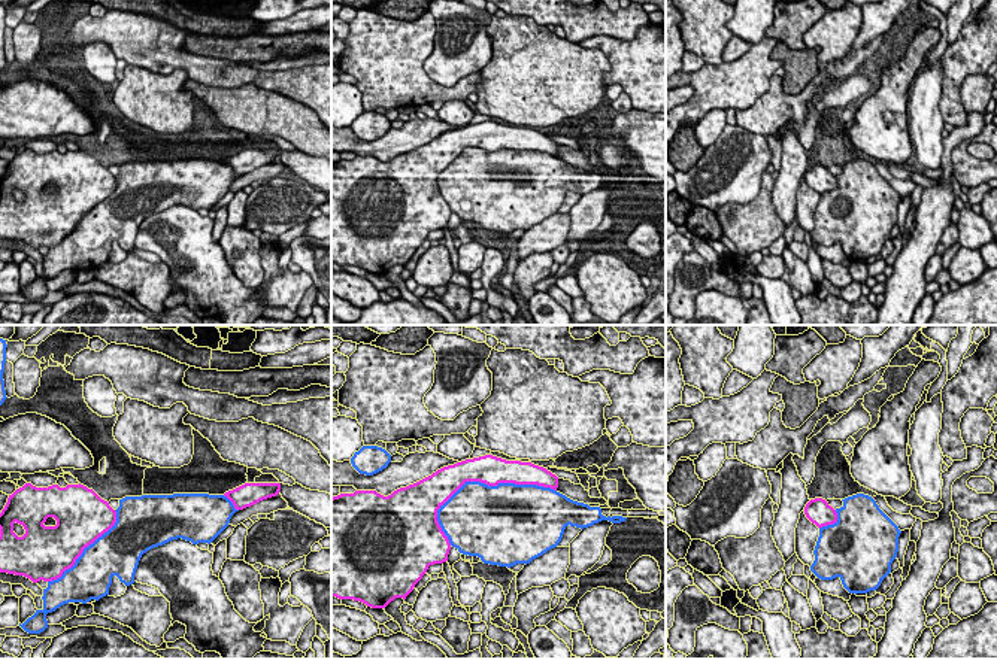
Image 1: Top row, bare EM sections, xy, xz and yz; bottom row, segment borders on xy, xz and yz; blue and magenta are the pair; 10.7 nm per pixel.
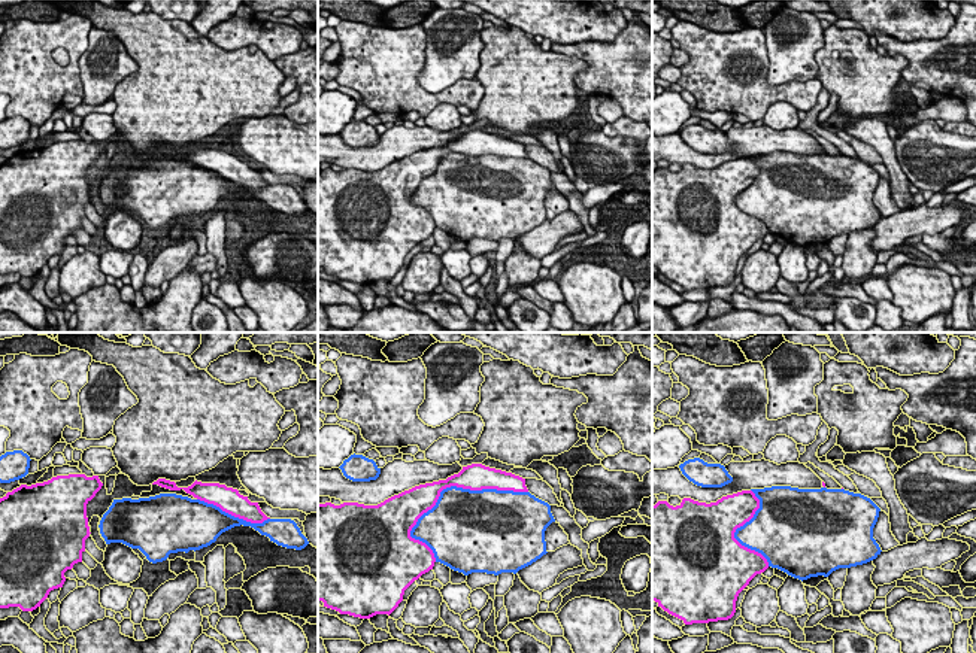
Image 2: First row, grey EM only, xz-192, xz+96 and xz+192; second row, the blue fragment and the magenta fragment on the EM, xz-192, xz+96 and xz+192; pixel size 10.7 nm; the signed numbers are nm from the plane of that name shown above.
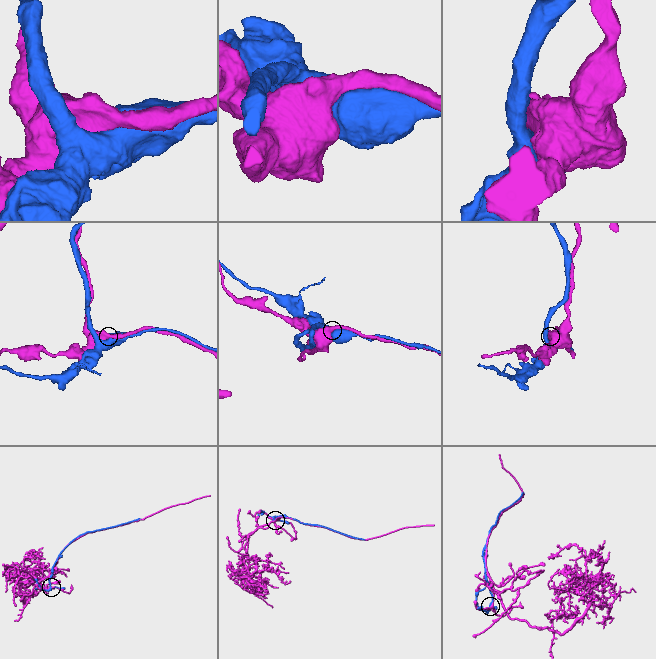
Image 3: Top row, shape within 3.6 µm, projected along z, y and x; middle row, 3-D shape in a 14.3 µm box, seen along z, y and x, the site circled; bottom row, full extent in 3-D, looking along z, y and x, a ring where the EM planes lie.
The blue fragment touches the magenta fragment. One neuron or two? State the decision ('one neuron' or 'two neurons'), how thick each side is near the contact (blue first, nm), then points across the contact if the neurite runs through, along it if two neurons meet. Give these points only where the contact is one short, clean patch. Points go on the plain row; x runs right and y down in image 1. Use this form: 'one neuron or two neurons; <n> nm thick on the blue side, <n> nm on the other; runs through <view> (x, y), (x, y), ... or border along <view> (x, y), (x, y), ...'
two neurons; 500 nm thick on the blue side, 320 nm on the other

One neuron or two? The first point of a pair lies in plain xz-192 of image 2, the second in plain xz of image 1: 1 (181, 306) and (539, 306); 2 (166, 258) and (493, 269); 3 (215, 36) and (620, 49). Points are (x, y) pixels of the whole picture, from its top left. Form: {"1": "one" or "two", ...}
{"1": "two", "2": "two", "3": "two"}

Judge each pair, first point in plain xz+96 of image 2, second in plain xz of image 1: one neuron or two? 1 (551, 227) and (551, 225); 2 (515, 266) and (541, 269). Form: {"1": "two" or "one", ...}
{"1": "one", "2": "one"}

